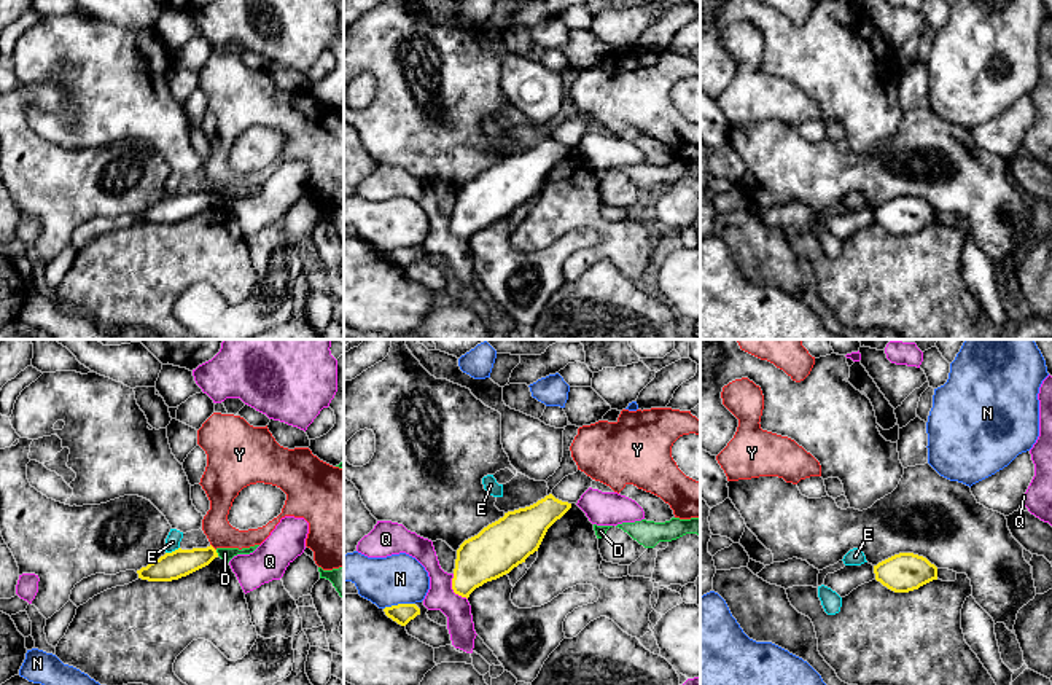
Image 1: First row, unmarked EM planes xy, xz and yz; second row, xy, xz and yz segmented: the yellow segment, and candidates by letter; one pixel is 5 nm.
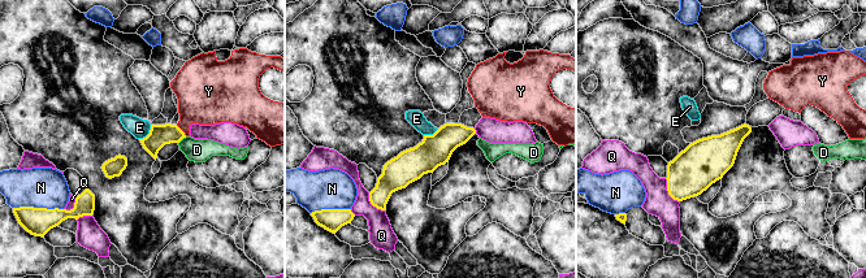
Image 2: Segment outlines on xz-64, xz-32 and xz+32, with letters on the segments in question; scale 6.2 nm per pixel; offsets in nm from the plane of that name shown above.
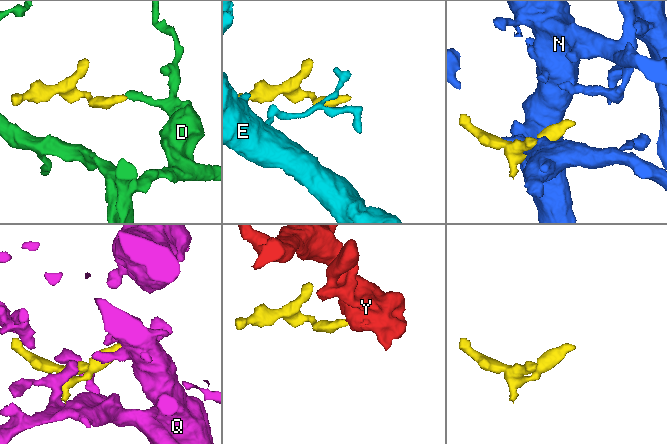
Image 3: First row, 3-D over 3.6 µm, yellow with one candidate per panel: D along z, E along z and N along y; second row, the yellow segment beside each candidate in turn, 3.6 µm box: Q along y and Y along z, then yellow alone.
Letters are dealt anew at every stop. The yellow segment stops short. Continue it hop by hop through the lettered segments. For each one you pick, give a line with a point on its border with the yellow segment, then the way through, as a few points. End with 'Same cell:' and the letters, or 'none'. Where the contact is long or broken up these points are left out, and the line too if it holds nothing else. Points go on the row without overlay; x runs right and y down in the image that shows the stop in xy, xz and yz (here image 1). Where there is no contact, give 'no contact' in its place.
Same cell: none

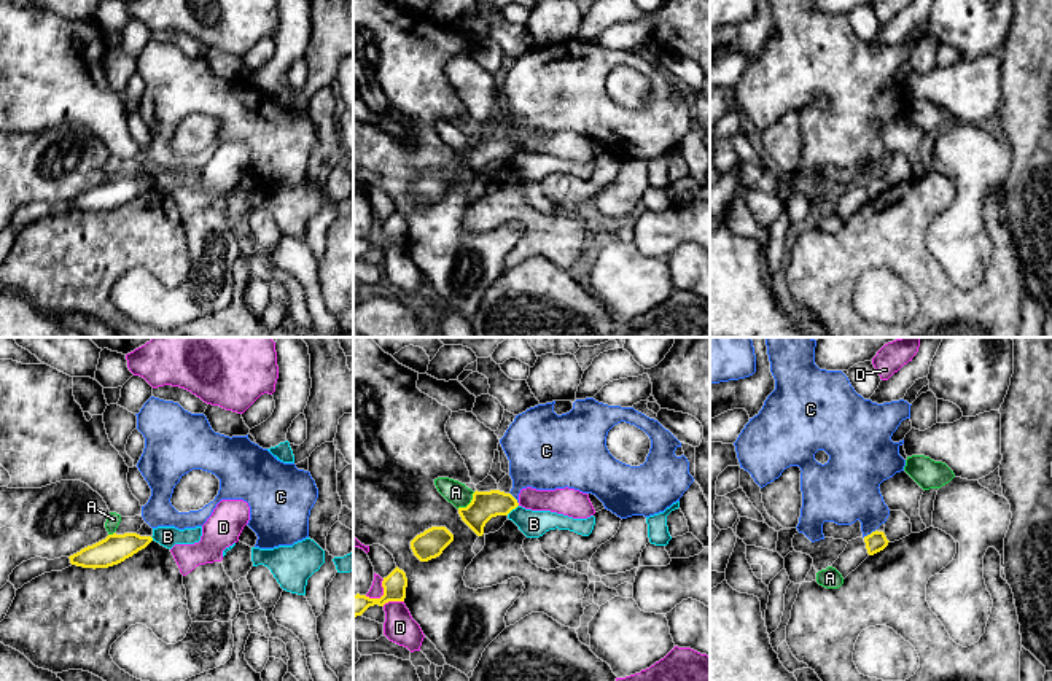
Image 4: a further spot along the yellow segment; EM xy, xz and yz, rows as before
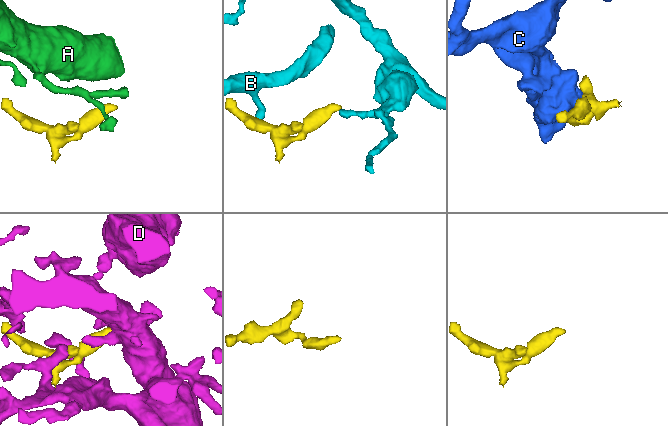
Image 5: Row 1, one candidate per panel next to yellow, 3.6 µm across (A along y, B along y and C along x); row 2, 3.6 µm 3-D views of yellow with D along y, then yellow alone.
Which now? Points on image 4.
Same cell: none

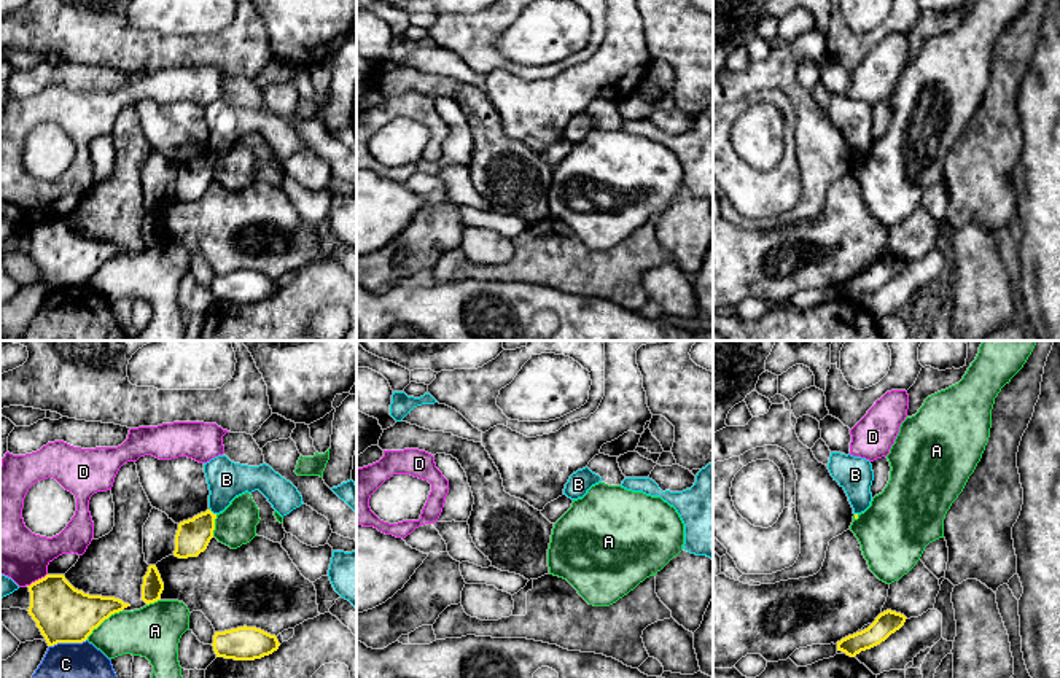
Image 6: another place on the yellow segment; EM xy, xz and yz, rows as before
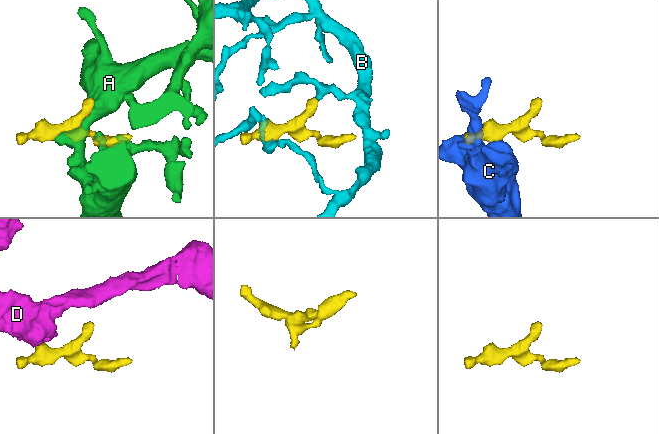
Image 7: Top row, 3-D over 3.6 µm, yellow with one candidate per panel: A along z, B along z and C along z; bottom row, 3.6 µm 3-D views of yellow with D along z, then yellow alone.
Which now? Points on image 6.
Same cell: none

